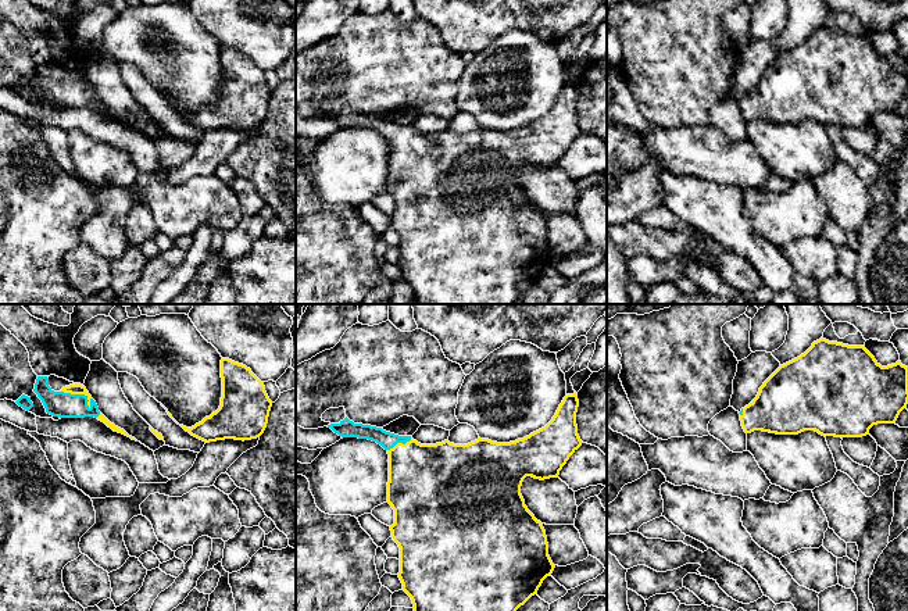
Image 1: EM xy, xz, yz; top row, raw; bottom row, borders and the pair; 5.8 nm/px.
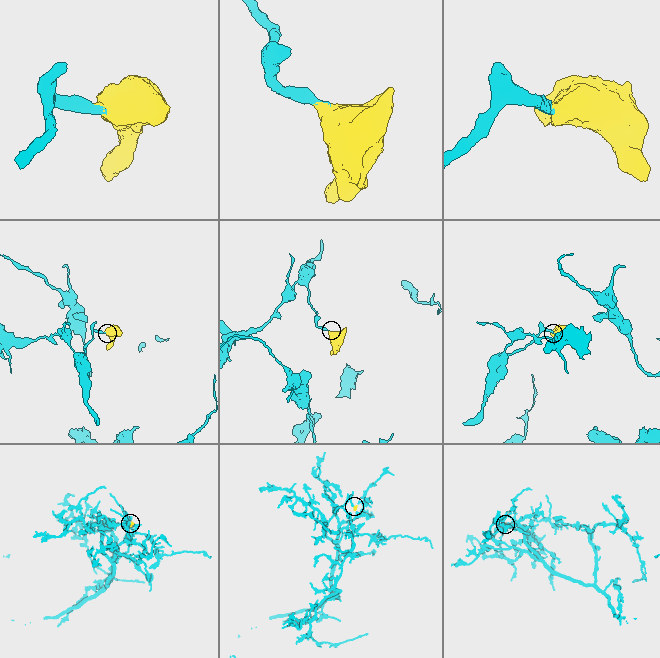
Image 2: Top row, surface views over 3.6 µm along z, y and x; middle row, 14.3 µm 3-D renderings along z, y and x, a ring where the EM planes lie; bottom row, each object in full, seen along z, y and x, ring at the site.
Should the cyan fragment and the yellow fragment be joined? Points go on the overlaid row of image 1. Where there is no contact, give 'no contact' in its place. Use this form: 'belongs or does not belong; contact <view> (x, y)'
belongs; contact xy (79, 395)

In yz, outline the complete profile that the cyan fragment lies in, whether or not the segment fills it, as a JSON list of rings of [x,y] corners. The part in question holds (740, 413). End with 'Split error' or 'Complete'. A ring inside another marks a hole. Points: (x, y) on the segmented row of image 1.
[[[822,337],[804,354],[780,365],[739,414],[746,433],[762,430],[798,435],[815,430],[825,437],[843,439],[866,436],[877,424],[896,424],[907,404],[908,367],[901,361],[882,367],[865,346],[848,346]]]. Split error

